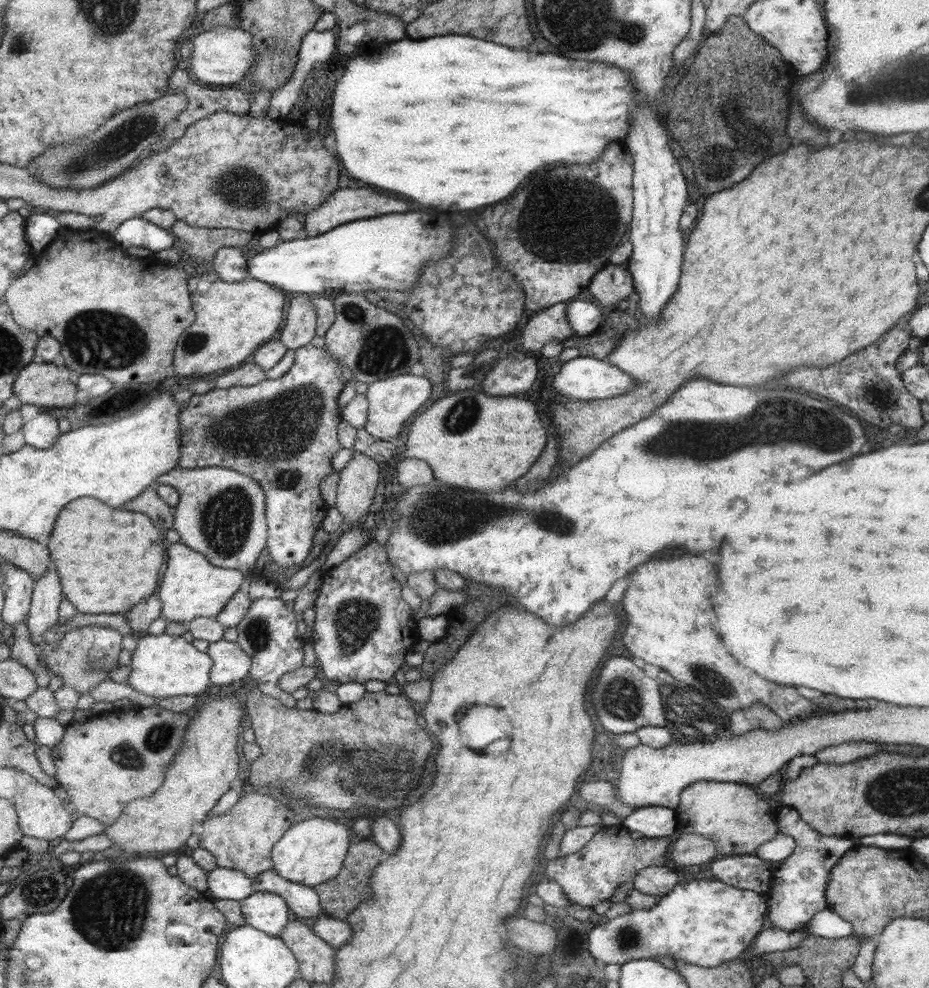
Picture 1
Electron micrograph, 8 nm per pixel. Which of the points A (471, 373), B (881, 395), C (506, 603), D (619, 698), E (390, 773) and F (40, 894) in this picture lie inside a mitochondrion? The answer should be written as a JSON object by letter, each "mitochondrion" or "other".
{"A":"mitochondrion","B":"mitochondrion","C":"other","D":"mitochondrion","E":"mitochondrion","F":"mitochondrion"}

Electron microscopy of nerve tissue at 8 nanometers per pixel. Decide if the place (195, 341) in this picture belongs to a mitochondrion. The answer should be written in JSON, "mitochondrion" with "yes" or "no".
{"mitochondrion":"yes"}

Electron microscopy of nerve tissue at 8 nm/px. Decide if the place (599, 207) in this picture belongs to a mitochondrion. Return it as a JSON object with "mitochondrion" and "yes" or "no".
{"mitochondrion":"yes"}

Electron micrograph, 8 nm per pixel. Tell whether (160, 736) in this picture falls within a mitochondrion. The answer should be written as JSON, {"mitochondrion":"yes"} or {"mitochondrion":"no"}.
{"mitochondrion":"yes"}

